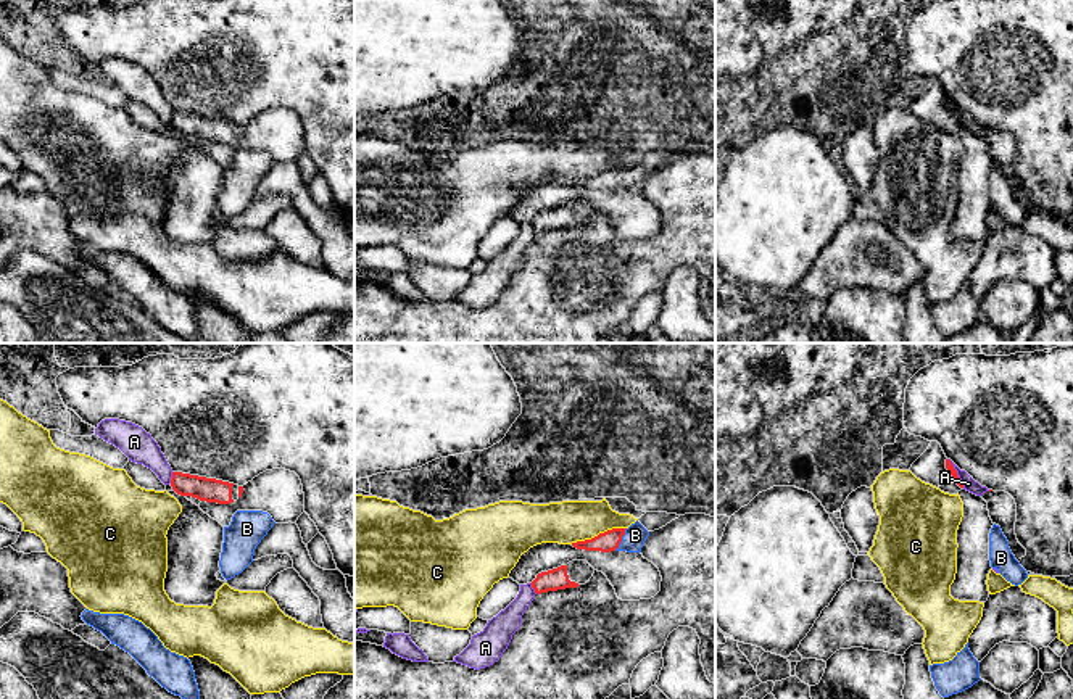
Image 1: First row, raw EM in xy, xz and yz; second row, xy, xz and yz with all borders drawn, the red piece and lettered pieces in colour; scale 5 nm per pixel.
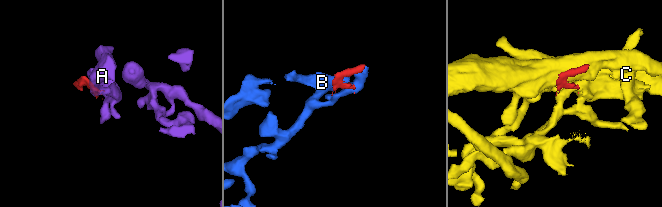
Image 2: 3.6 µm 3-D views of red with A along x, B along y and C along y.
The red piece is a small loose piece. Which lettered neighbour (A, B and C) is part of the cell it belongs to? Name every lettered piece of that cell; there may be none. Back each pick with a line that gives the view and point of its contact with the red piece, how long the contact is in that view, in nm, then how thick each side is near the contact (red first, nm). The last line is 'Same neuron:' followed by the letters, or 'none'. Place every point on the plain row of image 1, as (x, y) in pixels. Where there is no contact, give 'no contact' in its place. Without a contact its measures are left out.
Same neuron: none

